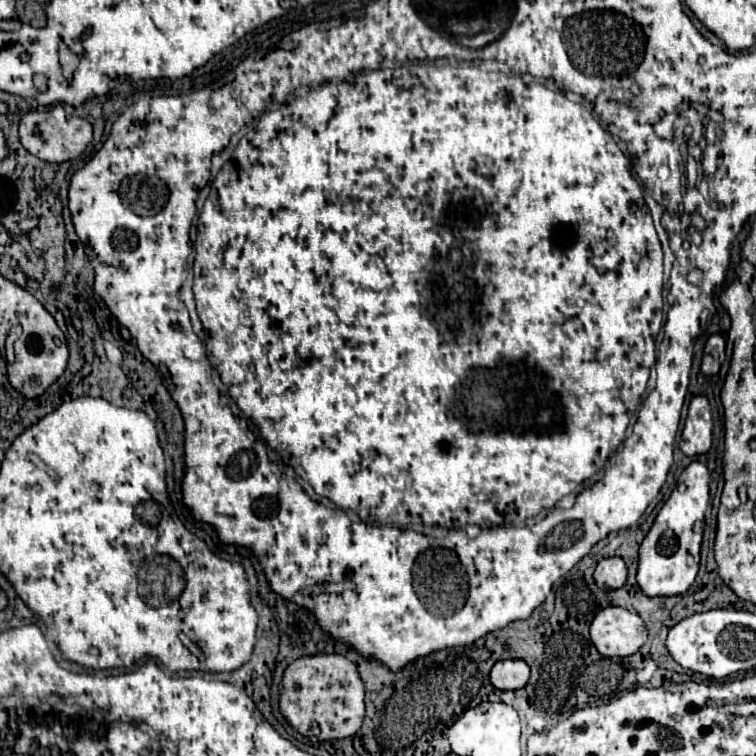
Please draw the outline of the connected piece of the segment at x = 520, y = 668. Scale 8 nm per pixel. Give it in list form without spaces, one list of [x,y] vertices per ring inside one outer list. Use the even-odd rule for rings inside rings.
[[[500,660],[490,670],[490,682],[498,690],[524,688],[530,678],[530,668],[524,660]]]

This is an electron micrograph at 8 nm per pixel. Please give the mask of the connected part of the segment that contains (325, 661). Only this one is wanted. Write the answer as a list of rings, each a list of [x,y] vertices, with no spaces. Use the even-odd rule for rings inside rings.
[[[314,654],[314,656],[302,656],[298,660],[294,660],[286,672],[284,672],[284,688],[280,694],[280,712],[286,716],[286,720],[304,736],[308,736],[308,730],[315,724],[318,725],[318,732],[314,732],[308,736],[312,742],[322,742],[322,740],[340,740],[346,736],[352,736],[360,730],[362,720],[365,716],[365,686],[358,674],[358,668],[354,662],[350,662],[348,658],[340,656],[340,654]]]

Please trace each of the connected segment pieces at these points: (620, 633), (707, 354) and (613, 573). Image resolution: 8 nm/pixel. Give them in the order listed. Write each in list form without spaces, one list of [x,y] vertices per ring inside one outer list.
[[[608,606],[590,622],[590,640],[596,650],[606,656],[632,656],[646,642],[648,630],[644,620],[626,608]]]
[[[714,334],[708,338],[704,346],[704,358],[702,358],[702,372],[704,374],[718,374],[720,366],[724,362],[724,338],[720,334]]]
[[[618,556],[600,560],[596,566],[596,572],[594,572],[594,580],[596,580],[596,586],[602,590],[614,590],[614,588],[624,586],[624,582],[626,582],[624,560]]]

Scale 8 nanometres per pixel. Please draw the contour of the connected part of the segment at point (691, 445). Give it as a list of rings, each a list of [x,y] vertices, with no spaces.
[[[696,396],[690,402],[688,416],[682,430],[682,440],[678,446],[686,456],[698,456],[708,452],[710,442],[712,442],[710,402],[706,396]]]

